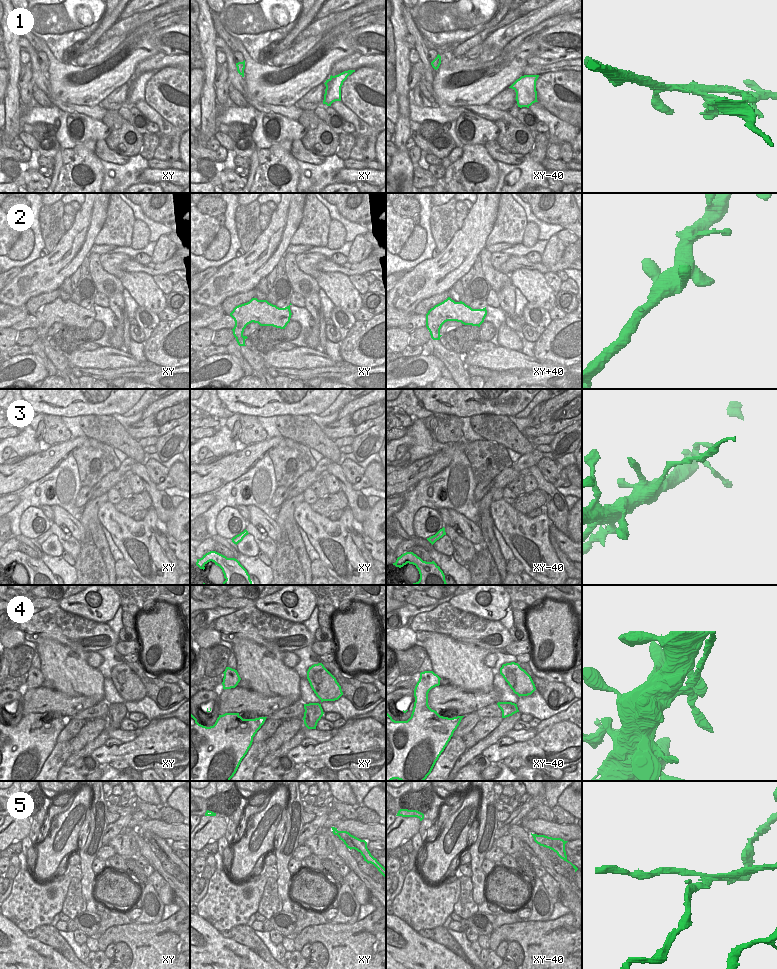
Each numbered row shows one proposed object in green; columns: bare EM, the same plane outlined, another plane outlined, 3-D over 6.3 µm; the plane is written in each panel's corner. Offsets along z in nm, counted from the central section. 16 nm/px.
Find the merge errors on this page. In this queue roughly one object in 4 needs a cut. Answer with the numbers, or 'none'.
1, 3, 5

